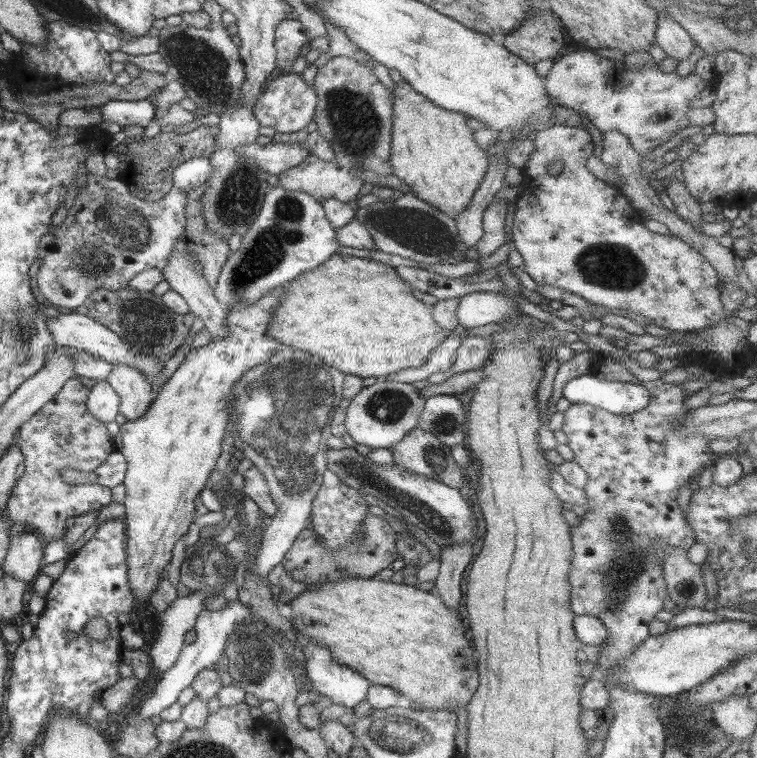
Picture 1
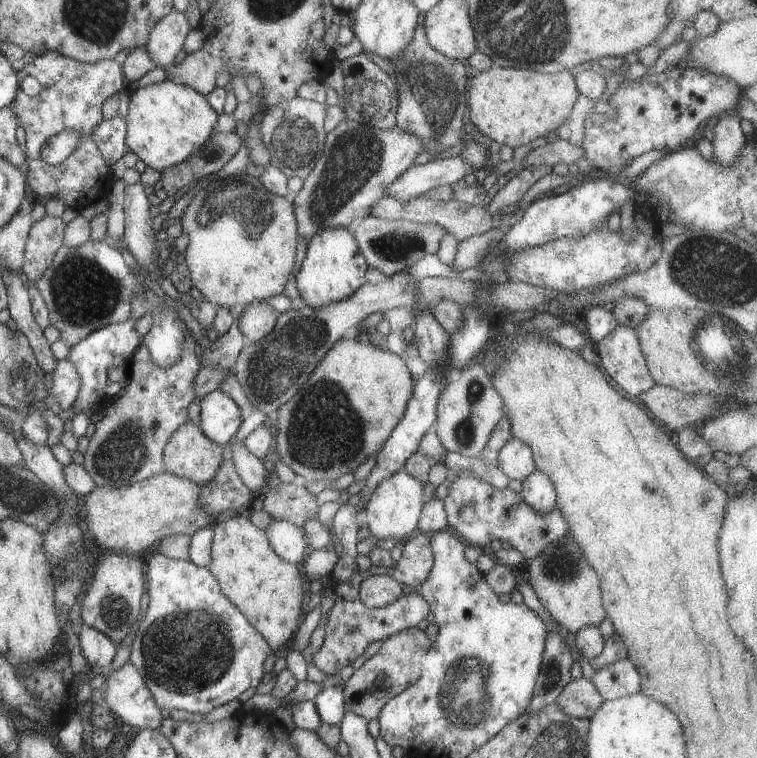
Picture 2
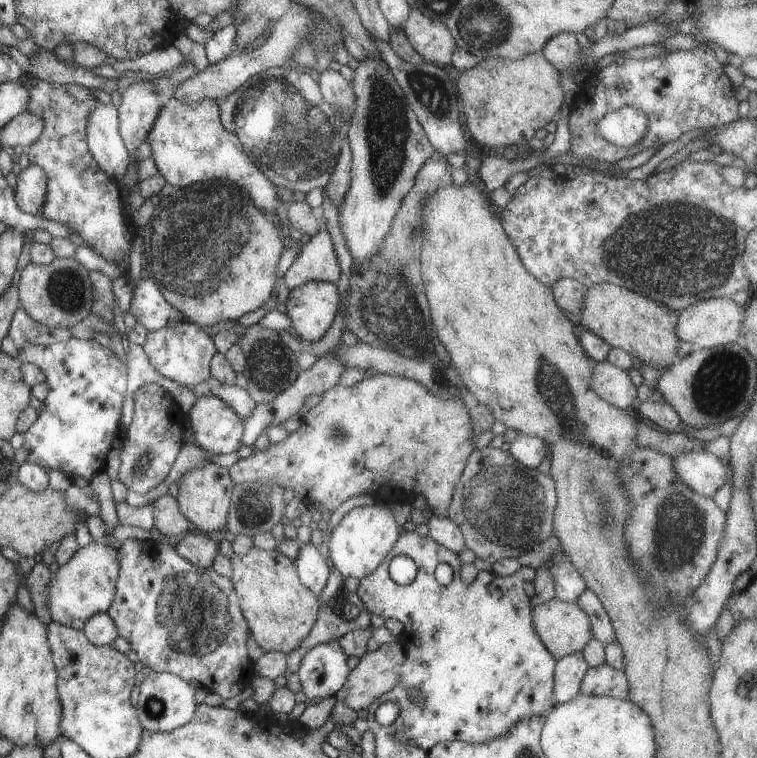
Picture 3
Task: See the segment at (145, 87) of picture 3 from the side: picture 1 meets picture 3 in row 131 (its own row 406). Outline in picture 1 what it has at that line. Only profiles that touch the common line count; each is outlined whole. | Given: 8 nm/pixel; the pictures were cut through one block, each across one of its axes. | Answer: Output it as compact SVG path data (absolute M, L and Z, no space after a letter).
M113 364L105 381L119 396L118 413L127 421L141 417L149 402L154 400L147 376L133 366Z

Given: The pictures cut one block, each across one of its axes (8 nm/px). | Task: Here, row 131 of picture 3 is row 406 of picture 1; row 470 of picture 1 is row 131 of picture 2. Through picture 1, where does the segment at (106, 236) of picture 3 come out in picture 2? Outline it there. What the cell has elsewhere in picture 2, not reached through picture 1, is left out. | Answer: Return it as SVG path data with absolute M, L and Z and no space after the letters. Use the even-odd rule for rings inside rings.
M55 51L36 55L33 62L25 63L17 71L19 81L25 76L32 76L41 87L40 92L31 97L19 88L14 102L9 106L24 130L27 184L33 193L47 198L60 198L65 207L76 210L106 198L113 183L113 176L90 134L102 121L101 104L123 88L121 73L120 64L113 59L89 64L64 57ZM63 129L79 131L82 136L80 143L59 164L45 164L40 157L42 142Z

